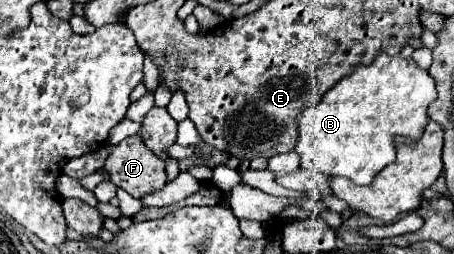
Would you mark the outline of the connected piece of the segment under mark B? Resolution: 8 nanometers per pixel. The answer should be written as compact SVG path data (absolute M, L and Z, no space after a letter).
M377 53L373 63L357 65L349 77L343 77L325 97L301 111L299 115L299 139L295 151L301 157L301 167L311 169L313 173L339 175L351 179L355 185L369 185L373 177L389 163L395 161L395 135L419 139L427 125L427 107L435 101L435 81L427 69L421 69L413 59L401 55Z

